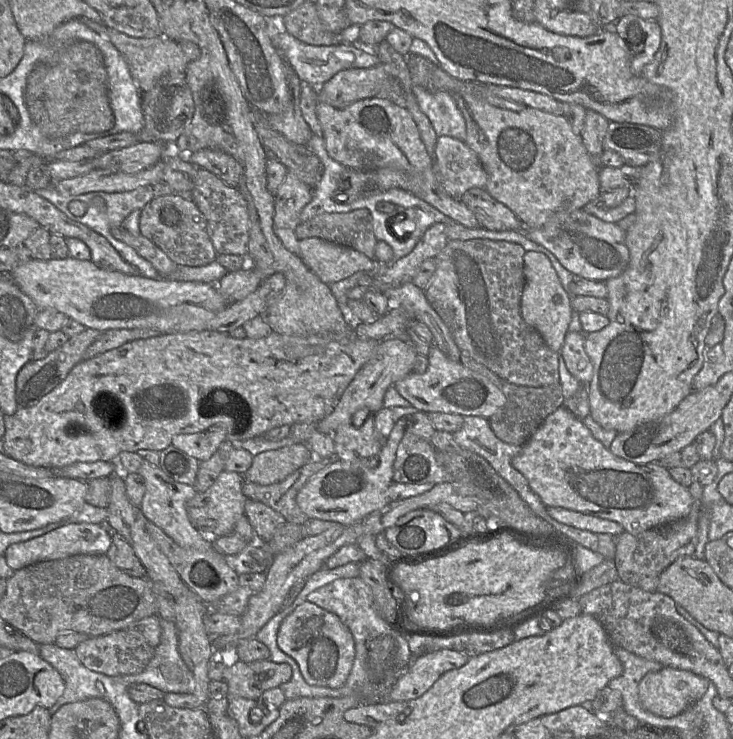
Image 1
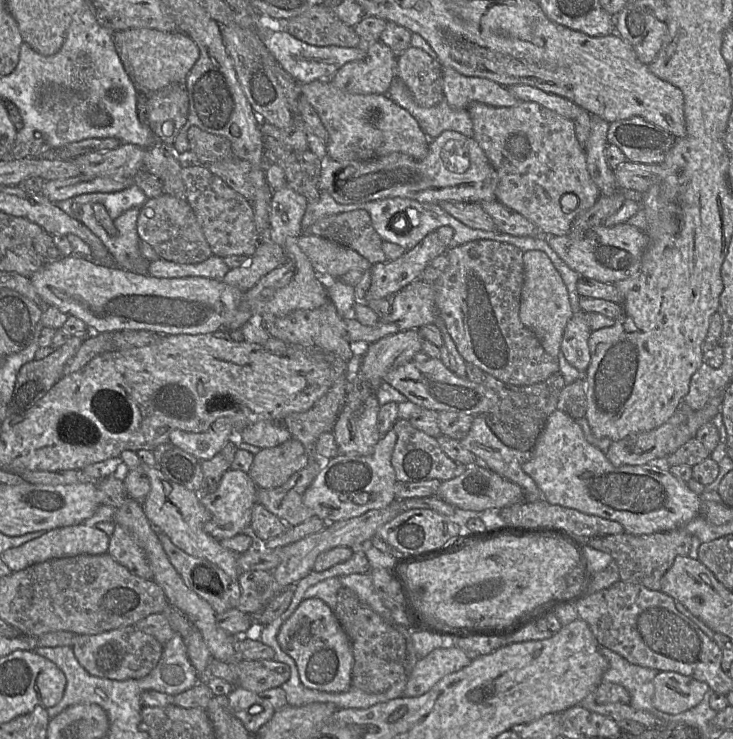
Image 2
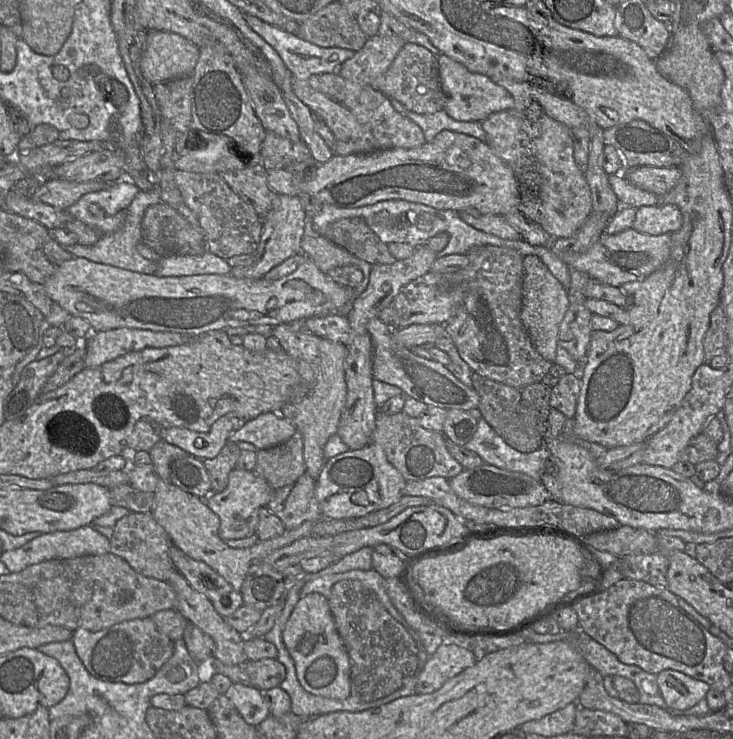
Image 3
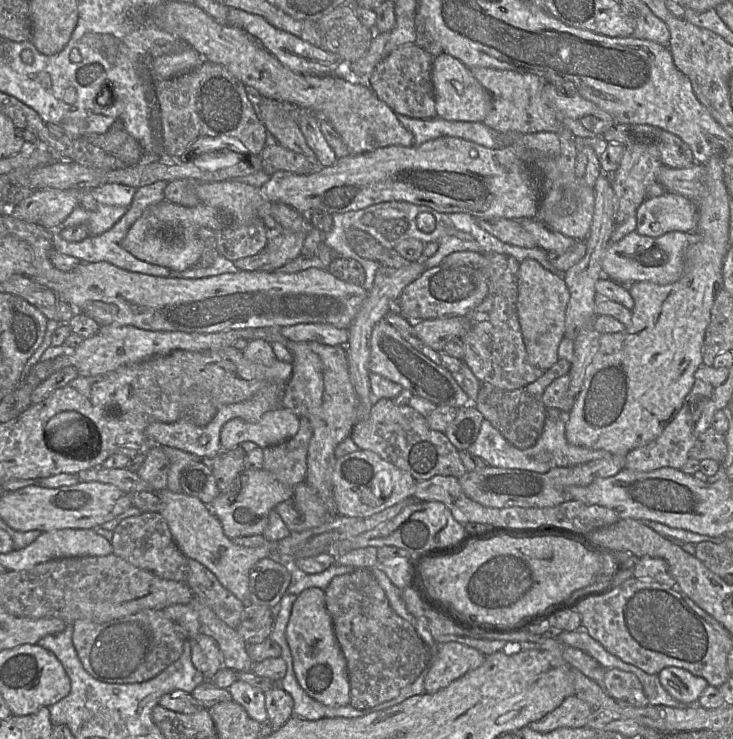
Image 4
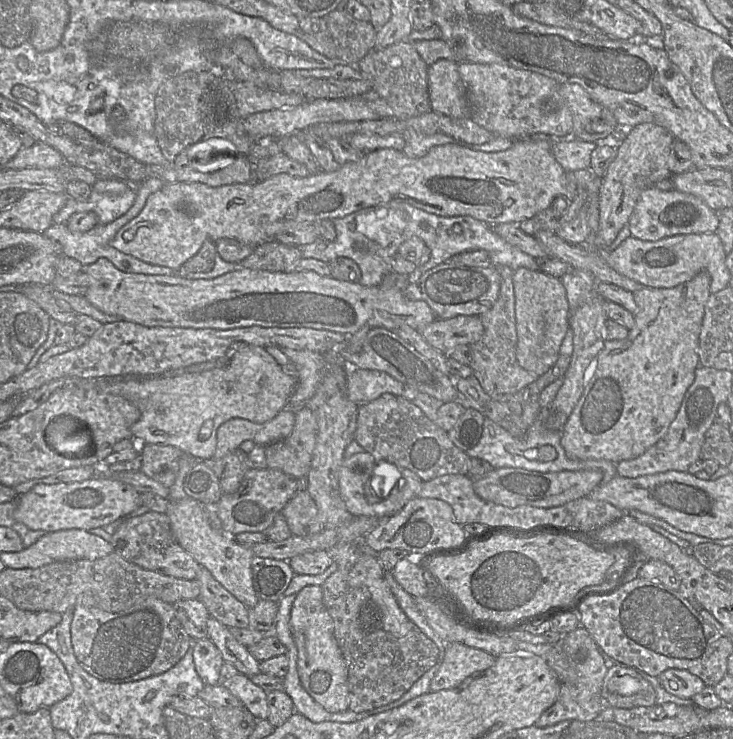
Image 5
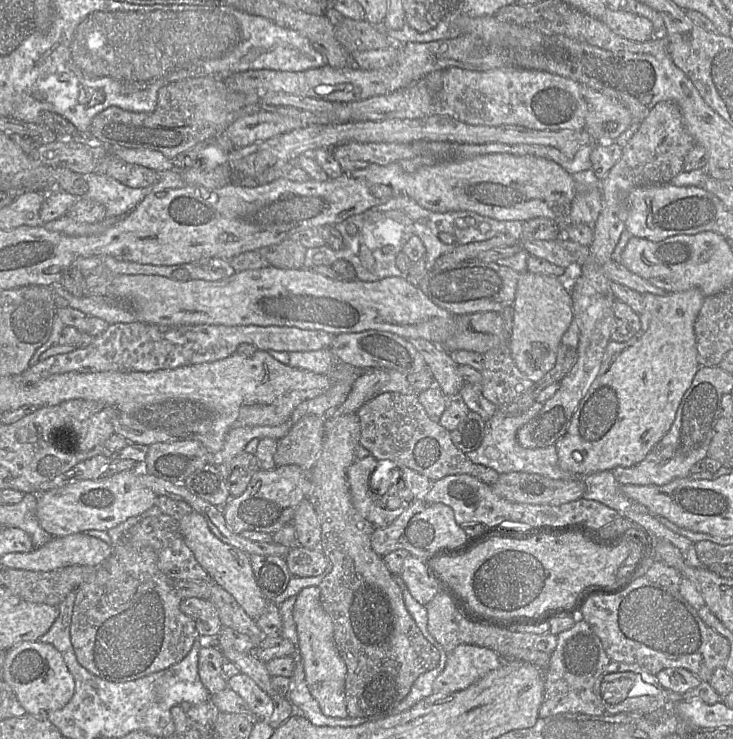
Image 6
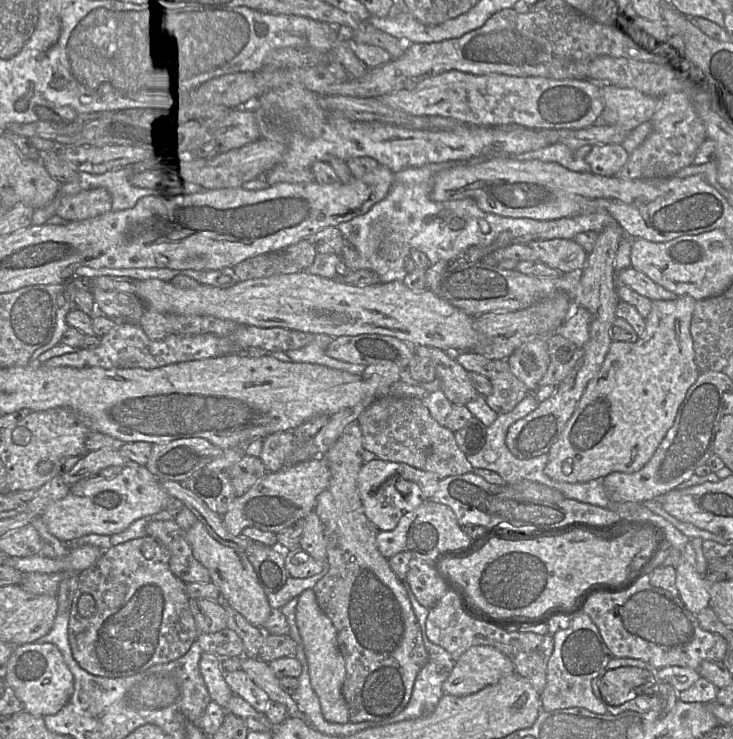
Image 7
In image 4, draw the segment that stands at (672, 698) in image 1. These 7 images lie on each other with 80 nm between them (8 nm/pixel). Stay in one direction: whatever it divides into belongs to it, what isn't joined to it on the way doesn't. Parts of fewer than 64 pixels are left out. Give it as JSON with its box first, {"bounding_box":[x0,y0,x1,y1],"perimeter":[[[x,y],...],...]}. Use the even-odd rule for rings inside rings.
{"bounding_box":[658,667,707,704],"perimeter":[[[666,667],[658,674],[662,687],[676,700],[689,704],[698,700],[707,681],[678,667]]]}

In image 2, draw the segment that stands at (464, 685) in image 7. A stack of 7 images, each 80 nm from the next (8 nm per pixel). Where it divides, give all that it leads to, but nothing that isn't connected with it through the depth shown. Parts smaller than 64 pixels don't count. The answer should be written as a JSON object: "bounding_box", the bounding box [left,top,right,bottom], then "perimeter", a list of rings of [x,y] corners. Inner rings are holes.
{"bounding_box":[403,647,471,697],"perimeter":[[[440,647],[419,658],[403,692],[404,697],[418,697],[429,691],[444,676],[468,666],[471,659],[458,647]]]}

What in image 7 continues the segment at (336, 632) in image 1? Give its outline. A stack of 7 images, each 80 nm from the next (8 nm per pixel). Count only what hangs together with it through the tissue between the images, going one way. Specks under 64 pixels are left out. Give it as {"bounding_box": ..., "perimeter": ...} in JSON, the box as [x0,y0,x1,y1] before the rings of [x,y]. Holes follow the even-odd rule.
{"bounding_box":[296,589,349,723],"perimeter":[[[306,589],[298,596],[296,624],[308,662],[310,683],[319,699],[324,719],[332,723],[348,723],[349,711],[342,694],[346,674],[345,660],[338,648],[336,629],[320,608],[313,589]]]}

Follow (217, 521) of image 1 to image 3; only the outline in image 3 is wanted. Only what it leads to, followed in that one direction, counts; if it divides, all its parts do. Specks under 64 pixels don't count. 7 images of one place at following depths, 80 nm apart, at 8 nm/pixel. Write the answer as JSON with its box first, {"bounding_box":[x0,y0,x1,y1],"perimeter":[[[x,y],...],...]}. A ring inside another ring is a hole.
{"bounding_box":[204,469,274,539],"perimeter":[[[234,469],[229,474],[227,487],[218,493],[211,493],[204,499],[206,505],[220,518],[219,536],[223,539],[240,539],[255,534],[259,521],[259,509],[267,507],[274,489],[254,471]]]}

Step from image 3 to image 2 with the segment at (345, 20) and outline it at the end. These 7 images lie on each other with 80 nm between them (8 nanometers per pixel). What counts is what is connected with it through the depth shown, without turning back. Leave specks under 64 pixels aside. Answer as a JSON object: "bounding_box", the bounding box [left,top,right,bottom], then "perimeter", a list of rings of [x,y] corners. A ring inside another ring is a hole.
{"bounding_box":[287,4,363,47],"perimeter":[[[317,4],[288,20],[287,31],[316,46],[358,47],[363,45],[354,27],[342,22],[325,4]]]}

